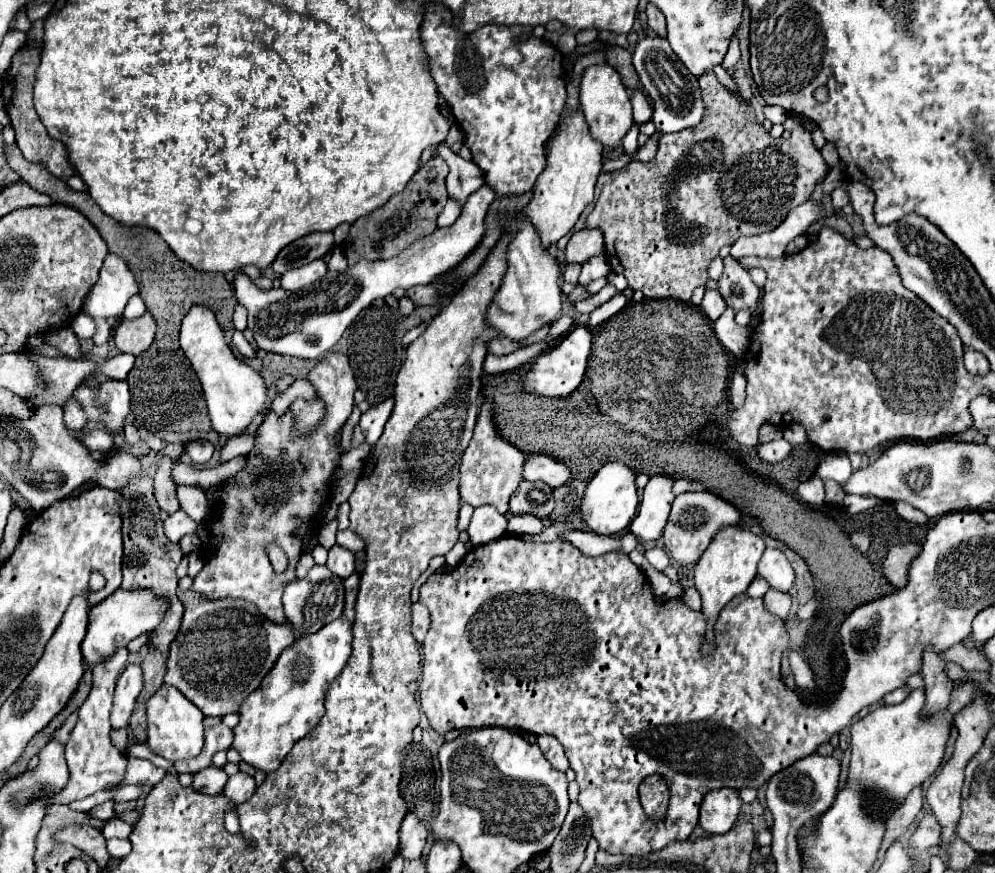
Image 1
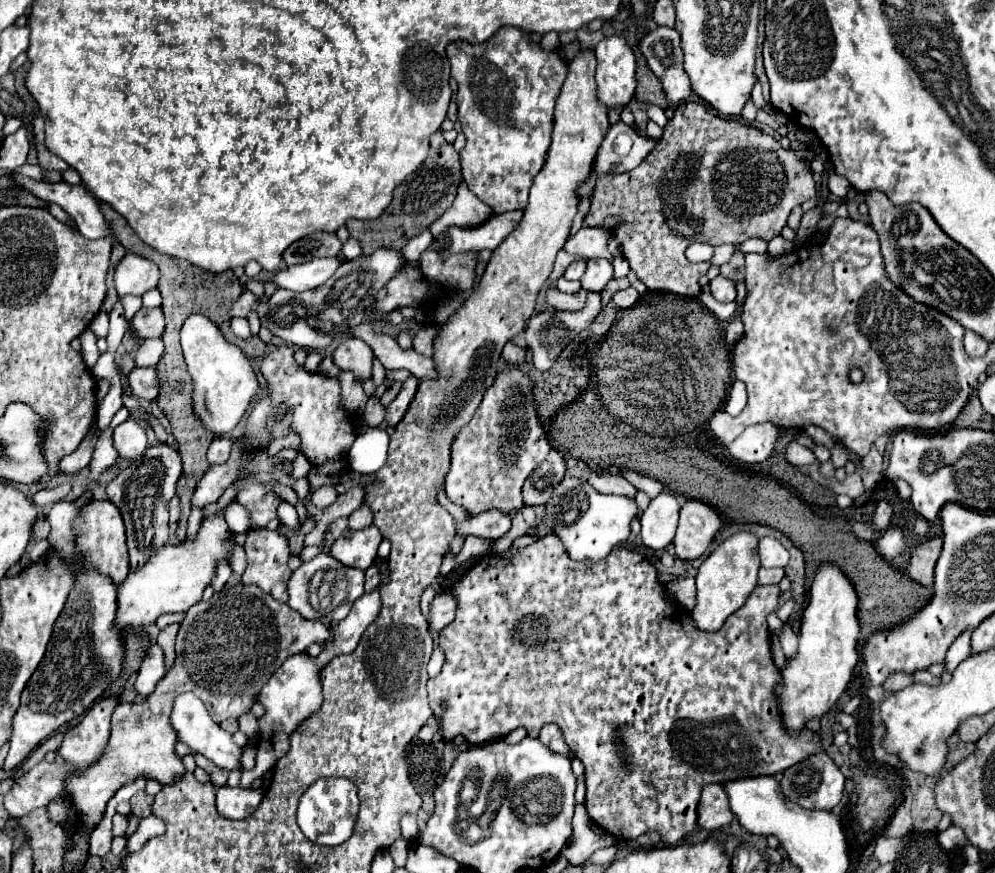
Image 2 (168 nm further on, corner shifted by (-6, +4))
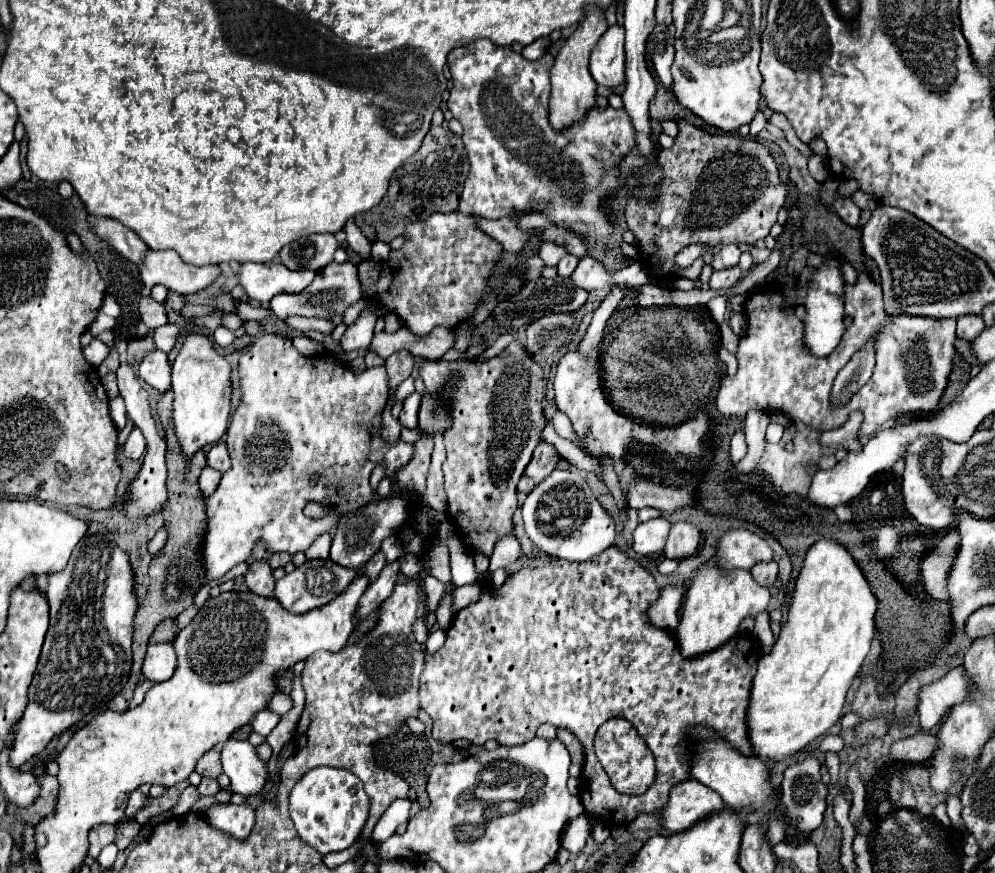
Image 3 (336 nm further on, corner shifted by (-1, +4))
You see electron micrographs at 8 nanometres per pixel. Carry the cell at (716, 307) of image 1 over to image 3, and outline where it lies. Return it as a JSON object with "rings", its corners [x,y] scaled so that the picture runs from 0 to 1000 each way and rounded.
{"rings":[[[737,305],[737,307],[733,307],[733,309],[717,312],[717,314],[715,314],[715,321],[713,321],[713,328],[715,328],[717,332],[735,330],[743,318],[745,318],[745,309],[743,309],[743,305]]]}

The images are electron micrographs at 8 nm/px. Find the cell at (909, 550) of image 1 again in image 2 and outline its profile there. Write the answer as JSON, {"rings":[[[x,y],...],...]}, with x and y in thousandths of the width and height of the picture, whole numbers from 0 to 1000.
{"rings":[[[937,616],[933,621],[927,621],[923,628],[915,632],[913,644],[913,660],[919,667],[925,667],[927,671],[937,671],[939,662],[939,646],[947,630],[947,616]]]}

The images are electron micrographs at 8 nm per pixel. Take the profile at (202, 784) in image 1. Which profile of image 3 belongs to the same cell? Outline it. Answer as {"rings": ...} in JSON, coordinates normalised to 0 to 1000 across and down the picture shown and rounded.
{"rings":[[[214,857],[214,859],[210,859],[208,864],[204,864],[202,871],[198,873],[196,884],[198,884],[200,889],[218,891],[218,889],[224,884],[224,880],[222,880],[222,861]]]}

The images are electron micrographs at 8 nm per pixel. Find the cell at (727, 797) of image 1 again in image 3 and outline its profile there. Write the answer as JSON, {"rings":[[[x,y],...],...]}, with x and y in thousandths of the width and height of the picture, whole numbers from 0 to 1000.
{"rings":[[[698,891],[686,893],[676,900],[672,910],[672,921],[668,921],[668,930],[664,930],[664,939],[656,939],[656,935],[640,935],[630,945],[633,954],[641,951],[672,951],[684,953],[696,946],[701,939],[713,935],[715,930],[725,928],[729,921],[721,907],[711,903]]]}

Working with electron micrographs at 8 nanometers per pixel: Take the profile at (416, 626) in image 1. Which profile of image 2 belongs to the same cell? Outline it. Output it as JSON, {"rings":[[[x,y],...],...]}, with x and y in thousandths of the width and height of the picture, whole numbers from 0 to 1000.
{"rings":[[[440,680],[432,692],[432,724],[442,724],[452,710],[456,710],[458,685],[454,680]]]}

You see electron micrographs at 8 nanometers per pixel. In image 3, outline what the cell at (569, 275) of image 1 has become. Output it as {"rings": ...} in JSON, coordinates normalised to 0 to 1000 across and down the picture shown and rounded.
{"rings":[[[568,291],[568,293],[562,298],[562,302],[560,302],[560,314],[562,314],[562,316],[568,316],[568,318],[572,318],[572,316],[576,314],[576,309],[578,309],[580,300],[582,300],[582,296],[580,296],[580,293]]]}

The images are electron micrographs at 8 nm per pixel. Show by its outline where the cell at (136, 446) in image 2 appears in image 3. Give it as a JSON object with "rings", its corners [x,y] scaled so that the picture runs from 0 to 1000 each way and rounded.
{"rings":[[[134,490],[134,495],[130,497],[130,502],[128,502],[124,513],[126,513],[126,520],[130,525],[134,525],[134,527],[140,527],[146,520],[146,502],[144,502],[140,490]]]}

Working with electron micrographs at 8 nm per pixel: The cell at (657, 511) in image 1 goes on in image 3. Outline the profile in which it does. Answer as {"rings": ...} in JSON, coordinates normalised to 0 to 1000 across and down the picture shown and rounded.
{"rings":[[[660,593],[648,600],[642,600],[636,609],[636,623],[634,623],[636,630],[646,637],[664,635],[670,621],[670,614],[672,614],[672,603],[674,600],[668,593]]]}

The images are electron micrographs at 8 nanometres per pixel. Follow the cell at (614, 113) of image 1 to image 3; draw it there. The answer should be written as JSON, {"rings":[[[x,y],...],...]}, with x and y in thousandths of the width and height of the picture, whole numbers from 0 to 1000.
{"rings":[[[618,27],[608,34],[594,60],[592,80],[600,96],[618,101],[628,94],[628,57],[626,57],[626,30]]]}

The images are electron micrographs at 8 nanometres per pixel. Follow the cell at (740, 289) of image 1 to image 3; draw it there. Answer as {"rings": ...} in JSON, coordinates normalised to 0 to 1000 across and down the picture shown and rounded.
{"rings":[[[739,279],[727,282],[727,284],[717,293],[715,307],[717,307],[717,309],[729,309],[729,307],[735,307],[735,305],[739,305],[739,302],[743,300],[743,293],[745,293],[743,282],[739,282]]]}

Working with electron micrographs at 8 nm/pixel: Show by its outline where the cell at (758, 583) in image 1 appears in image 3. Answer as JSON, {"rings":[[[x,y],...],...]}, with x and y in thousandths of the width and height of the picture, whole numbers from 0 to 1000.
{"rings":[[[765,644],[761,648],[757,648],[755,653],[755,660],[759,662],[761,669],[767,669],[767,671],[775,671],[781,662],[781,644]]]}

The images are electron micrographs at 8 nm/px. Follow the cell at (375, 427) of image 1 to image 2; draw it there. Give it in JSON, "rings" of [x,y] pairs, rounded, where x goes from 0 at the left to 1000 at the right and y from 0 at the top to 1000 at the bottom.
{"rings":[[[414,428],[404,438],[402,449],[400,449],[398,456],[388,465],[388,472],[386,472],[386,481],[390,483],[390,488],[398,488],[398,486],[404,481],[406,472],[410,470],[410,465],[412,465],[412,460],[414,460],[414,454],[416,454],[416,449],[418,449],[418,442],[420,442],[420,433],[414,431]]]}

